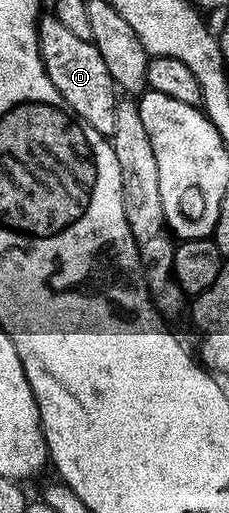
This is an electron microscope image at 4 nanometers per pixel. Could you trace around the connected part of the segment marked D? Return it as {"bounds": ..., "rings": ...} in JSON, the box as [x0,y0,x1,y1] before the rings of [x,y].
{"bounds":[37,17,117,136],"rings":[[[40,17],[37,22],[39,31],[39,58],[43,62],[53,88],[69,104],[69,108],[85,124],[89,124],[97,133],[109,136],[115,127],[115,103],[117,87],[101,60],[101,52],[86,37],[78,38],[69,27],[55,18]]]}

